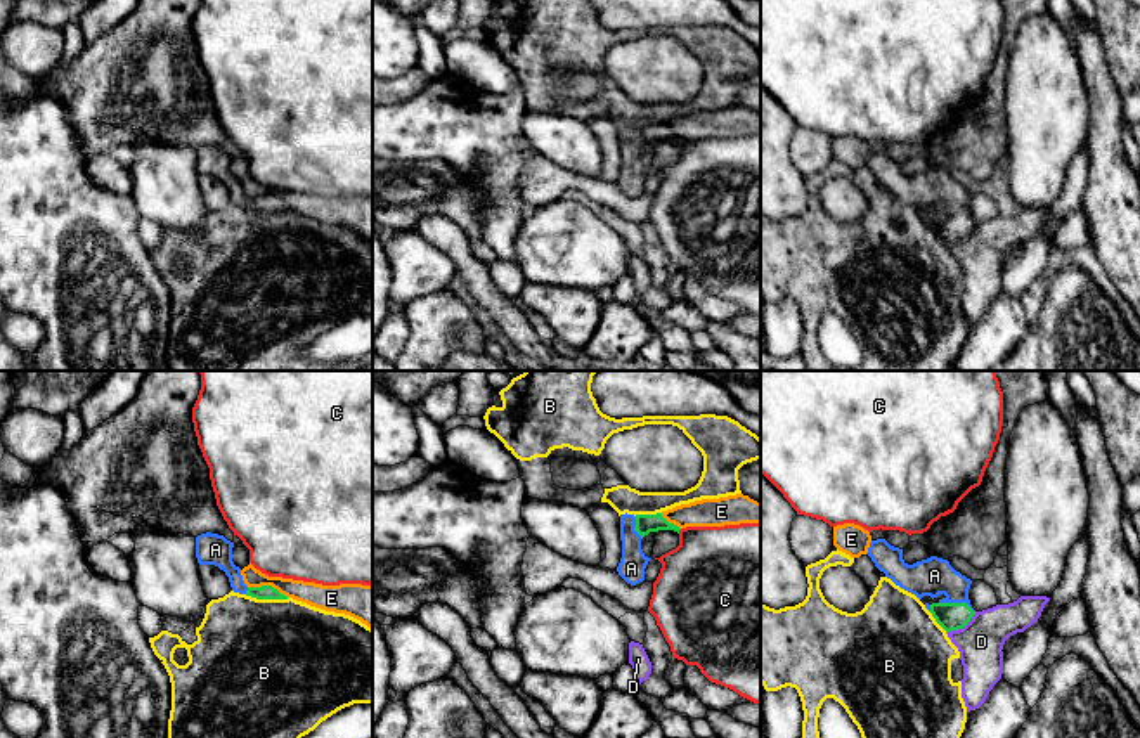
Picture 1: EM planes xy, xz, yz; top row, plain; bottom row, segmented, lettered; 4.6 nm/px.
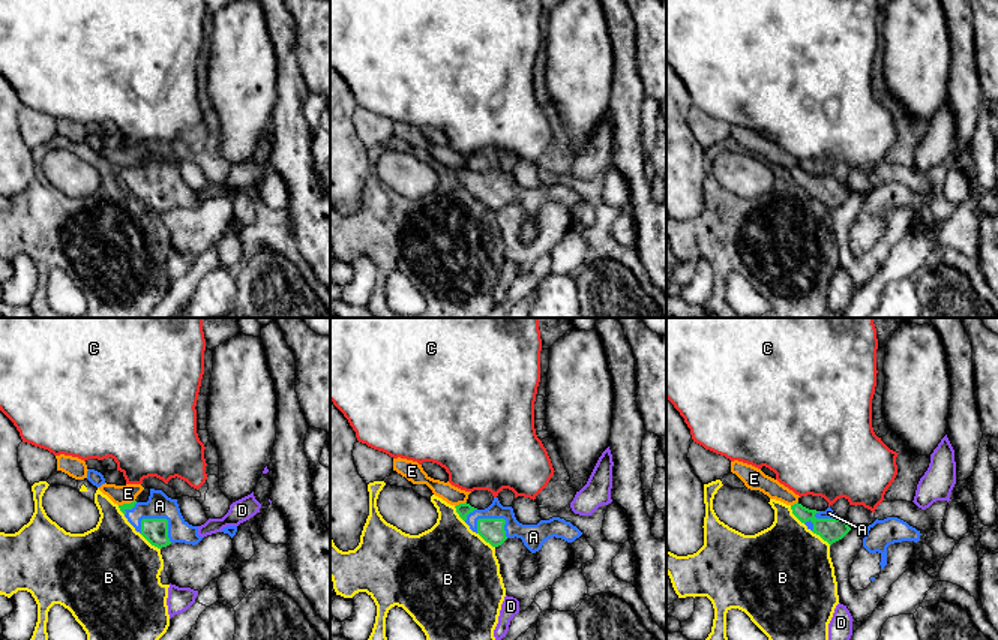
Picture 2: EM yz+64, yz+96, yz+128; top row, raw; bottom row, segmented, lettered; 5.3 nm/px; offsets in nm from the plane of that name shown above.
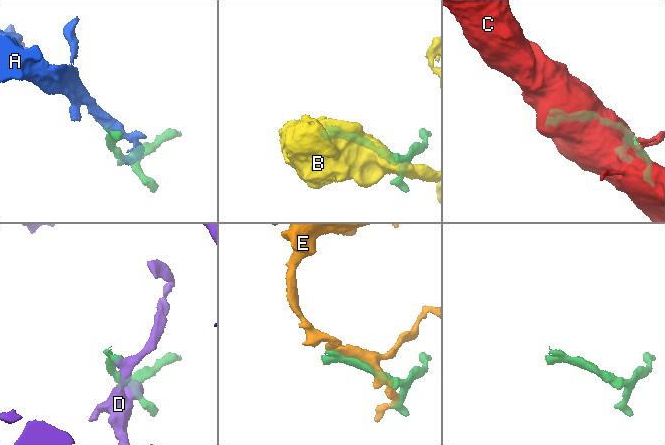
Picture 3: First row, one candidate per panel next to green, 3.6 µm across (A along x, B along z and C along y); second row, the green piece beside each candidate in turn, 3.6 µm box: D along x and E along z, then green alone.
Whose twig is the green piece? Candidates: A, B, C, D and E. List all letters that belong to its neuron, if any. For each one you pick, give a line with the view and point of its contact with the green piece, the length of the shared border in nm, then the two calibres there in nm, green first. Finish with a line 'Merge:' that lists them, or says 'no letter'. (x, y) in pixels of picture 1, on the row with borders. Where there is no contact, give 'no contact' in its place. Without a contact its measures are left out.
A: meets green in yz at (957, 603); contact 180 nm long; 130 nm thick on the green side, 180 nm on the other
Merge: A

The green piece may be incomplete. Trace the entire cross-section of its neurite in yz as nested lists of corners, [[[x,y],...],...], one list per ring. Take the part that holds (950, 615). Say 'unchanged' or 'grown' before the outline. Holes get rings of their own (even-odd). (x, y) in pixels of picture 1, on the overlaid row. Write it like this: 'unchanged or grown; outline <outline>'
grown; outline [[[885,539],[871,541],[866,554],[887,579],[918,599],[923,596],[934,599],[942,594],[942,599],[925,603],[925,608],[946,634],[963,629],[975,615],[968,599],[972,580],[956,572],[948,560],[930,556],[908,565],[903,560],[903,549],[891,546]]]

